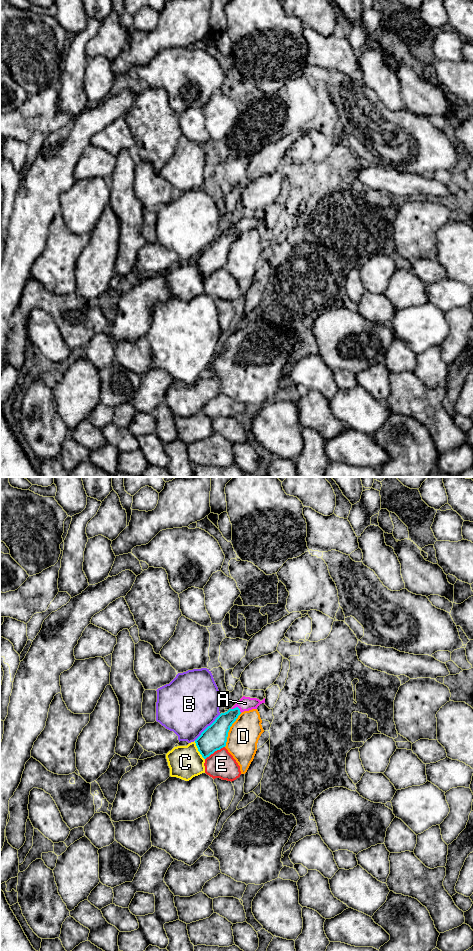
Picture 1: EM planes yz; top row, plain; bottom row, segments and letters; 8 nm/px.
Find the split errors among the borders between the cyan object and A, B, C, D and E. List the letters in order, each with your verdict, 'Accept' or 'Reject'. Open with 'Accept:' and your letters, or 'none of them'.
Accept: A
A: Accept
B: Reject
C: Reject
D: Reject
E: Reject

